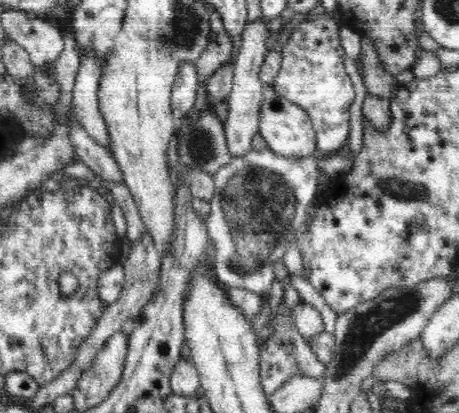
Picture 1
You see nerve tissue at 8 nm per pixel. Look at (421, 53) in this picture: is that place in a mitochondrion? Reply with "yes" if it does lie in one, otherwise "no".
no

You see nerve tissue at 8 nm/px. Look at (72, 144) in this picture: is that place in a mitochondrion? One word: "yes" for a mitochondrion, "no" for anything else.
no

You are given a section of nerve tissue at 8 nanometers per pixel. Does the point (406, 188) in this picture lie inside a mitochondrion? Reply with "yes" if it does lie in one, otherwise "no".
yes

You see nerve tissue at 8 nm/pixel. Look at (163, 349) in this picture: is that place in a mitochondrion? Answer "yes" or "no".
no

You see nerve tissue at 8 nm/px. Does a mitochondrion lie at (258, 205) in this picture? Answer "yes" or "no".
yes

